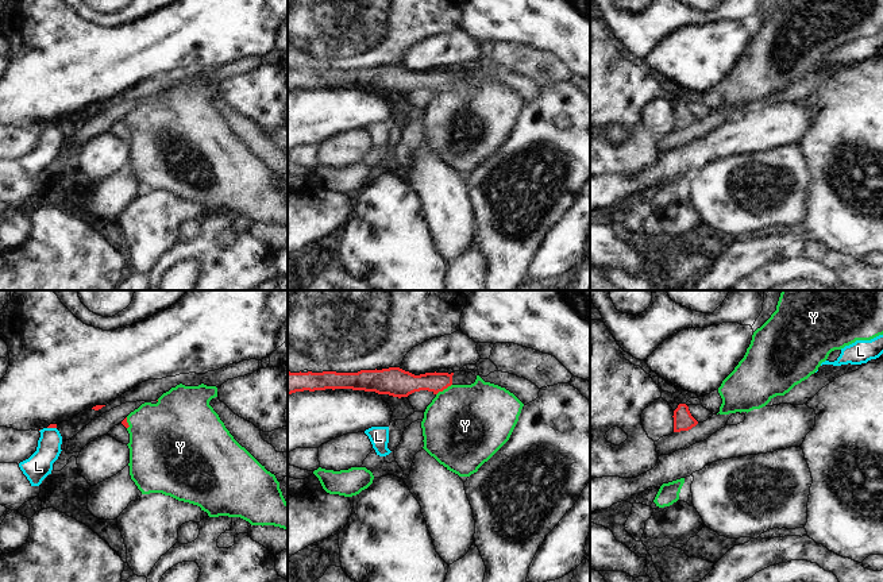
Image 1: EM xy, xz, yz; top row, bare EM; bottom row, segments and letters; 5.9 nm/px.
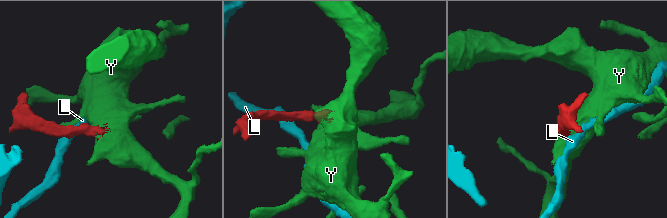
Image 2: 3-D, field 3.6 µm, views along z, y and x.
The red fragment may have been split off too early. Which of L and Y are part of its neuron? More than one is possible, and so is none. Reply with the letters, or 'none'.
Y

